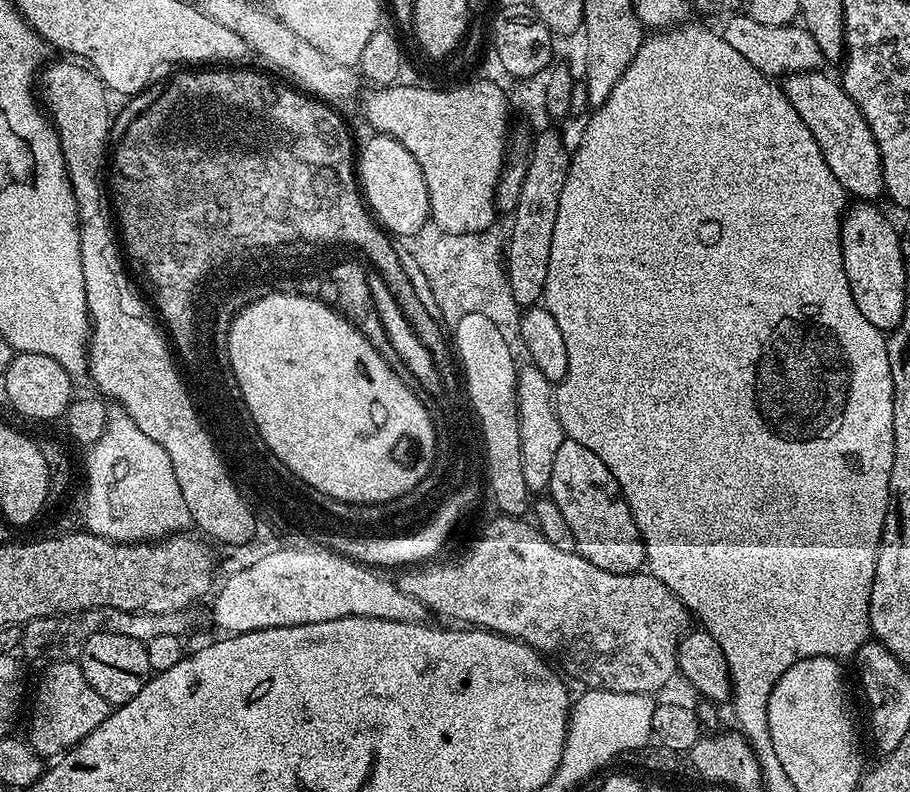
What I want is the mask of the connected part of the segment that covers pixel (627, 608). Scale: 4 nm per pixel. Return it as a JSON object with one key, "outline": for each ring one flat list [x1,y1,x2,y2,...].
{"outline":[[503,514,497,515,495,518,497,520,490,521,481,530,480,537,472,544,472,552,466,553,461,560,456,560,453,564,440,565,436,564,440,562,428,562,423,566,412,566,407,570,401,571,399,573,401,576,396,576,394,580,398,590,402,590,403,593,425,604,431,613,441,612,442,615,449,616,452,619,449,621,459,622,464,626,486,628,489,632,503,632,505,636,511,636,514,640,520,640,523,644,528,644,536,649,537,652,555,661,569,677,572,675,574,679,581,680,584,686,588,688,605,688,611,692,625,692,626,694,642,694,646,696,656,694,659,688,664,688,671,682,672,675,675,677,678,672,676,667,676,648,685,632,689,631,690,624,688,624,688,620,690,621,690,613,687,606,669,588,662,586,662,582,658,582,658,578,654,578,644,570,630,574,610,574,606,570,598,570,598,566,594,566,594,562,582,558,579,552,558,550,558,546,546,542,546,538,540,533,540,529,533,526,529,521,528,525,527,519]]}

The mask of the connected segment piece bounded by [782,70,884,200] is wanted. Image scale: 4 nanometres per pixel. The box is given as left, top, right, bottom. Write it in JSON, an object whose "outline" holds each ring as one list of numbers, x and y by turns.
{"outline":[[808,71,808,72,796,72,787,75,782,82,782,87,784,93,787,96,787,100,790,102,792,106,794,106,794,110,797,111,798,116,802,118,802,122,806,124,810,129,810,134,813,135,814,140,818,142,818,148,822,150,822,154,824,159,826,159,826,164,829,166,831,173,834,174,835,178,838,179,839,184,843,186,845,193,847,195,856,196,855,199,858,200,876,200,879,195,882,196,884,192,884,172,881,170,881,154,880,147,878,147,876,139,873,136,873,131,870,130,869,123,866,122,865,116,862,114,860,110,858,110,857,104,854,102,852,98,848,94,846,94,843,85,836,79,836,81,832,80,830,77,822,74,823,71]]}

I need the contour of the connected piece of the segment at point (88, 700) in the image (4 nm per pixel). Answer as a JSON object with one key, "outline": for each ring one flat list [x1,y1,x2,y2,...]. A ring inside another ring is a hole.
{"outline":[[57,660,49,663,36,688,36,697,32,700,32,721,28,724,26,739,38,755,56,758,73,748,80,740,90,734,102,722,106,722,110,706,82,674,75,660]]}

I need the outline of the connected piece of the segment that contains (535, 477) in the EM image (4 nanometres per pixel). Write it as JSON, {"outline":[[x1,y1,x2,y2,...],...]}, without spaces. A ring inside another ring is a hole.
{"outline":[[526,364,517,371,516,401,519,410,519,450,521,451,522,478,529,493,547,491,554,457,564,441,564,425,558,422,555,389,536,366]]}

